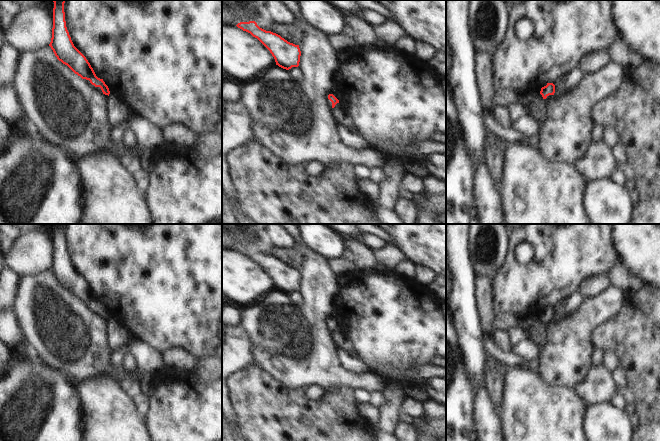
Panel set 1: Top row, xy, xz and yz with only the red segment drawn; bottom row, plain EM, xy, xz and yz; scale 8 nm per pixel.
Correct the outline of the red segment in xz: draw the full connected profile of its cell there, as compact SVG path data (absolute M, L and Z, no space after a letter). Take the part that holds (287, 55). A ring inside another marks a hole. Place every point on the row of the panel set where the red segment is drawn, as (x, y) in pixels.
M255 21L240 22L236 26L257 38L270 51L279 67L289 70L299 66L301 56L299 45L288 42L276 33L260 28Z

